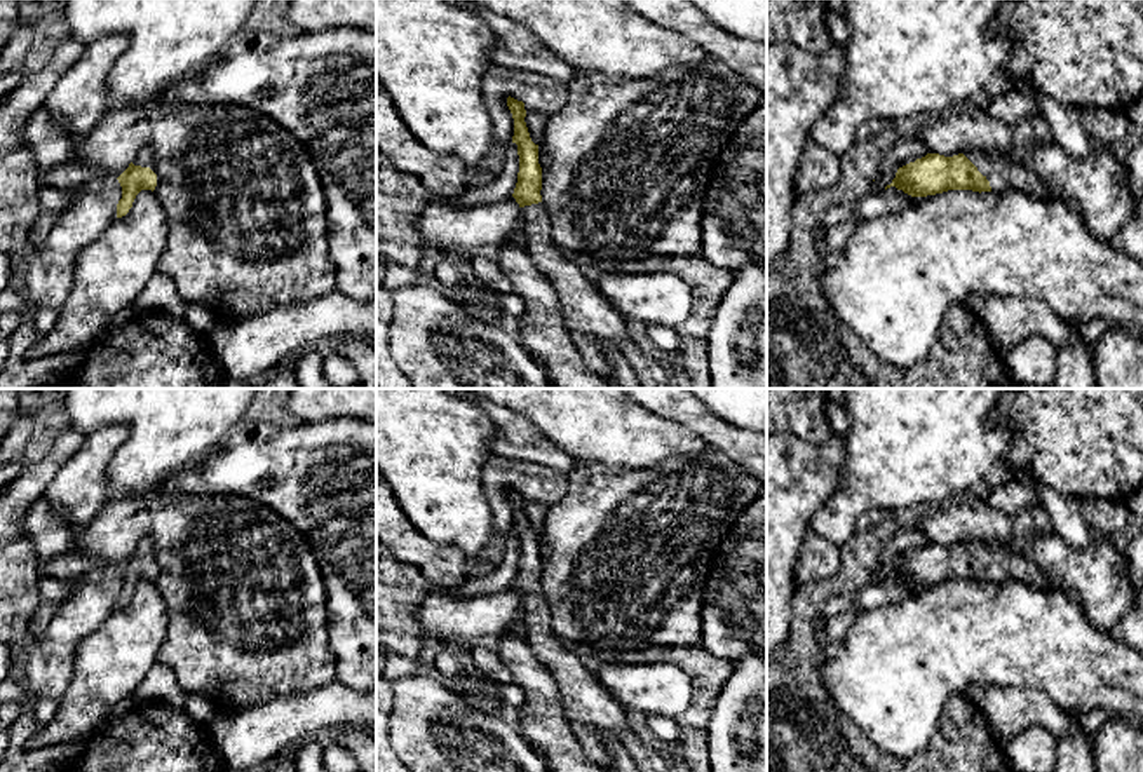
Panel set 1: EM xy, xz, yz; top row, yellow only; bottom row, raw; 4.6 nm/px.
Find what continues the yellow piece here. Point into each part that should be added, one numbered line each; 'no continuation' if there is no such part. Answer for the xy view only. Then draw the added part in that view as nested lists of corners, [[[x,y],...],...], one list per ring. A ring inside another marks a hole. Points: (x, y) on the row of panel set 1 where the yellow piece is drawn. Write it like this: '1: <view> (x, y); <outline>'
1: xy (145, 157); [[[143,148],[134,159],[132,159],[132,164],[134,166],[141,166],[141,167],[150,167],[155,174],[157,174],[157,169],[155,169],[155,160],[153,160],[153,152],[150,148]],[[157,174],[157,186],[160,183],[160,178]],[[155,186],[155,190],[157,190]],[[153,190],[153,192],[155,192]]]

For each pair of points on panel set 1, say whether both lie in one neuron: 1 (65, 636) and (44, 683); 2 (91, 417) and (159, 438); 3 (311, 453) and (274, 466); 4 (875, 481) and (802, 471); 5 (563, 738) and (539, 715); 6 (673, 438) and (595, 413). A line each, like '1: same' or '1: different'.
1: same
2: same
3: same
4: different
5: same
6: same

